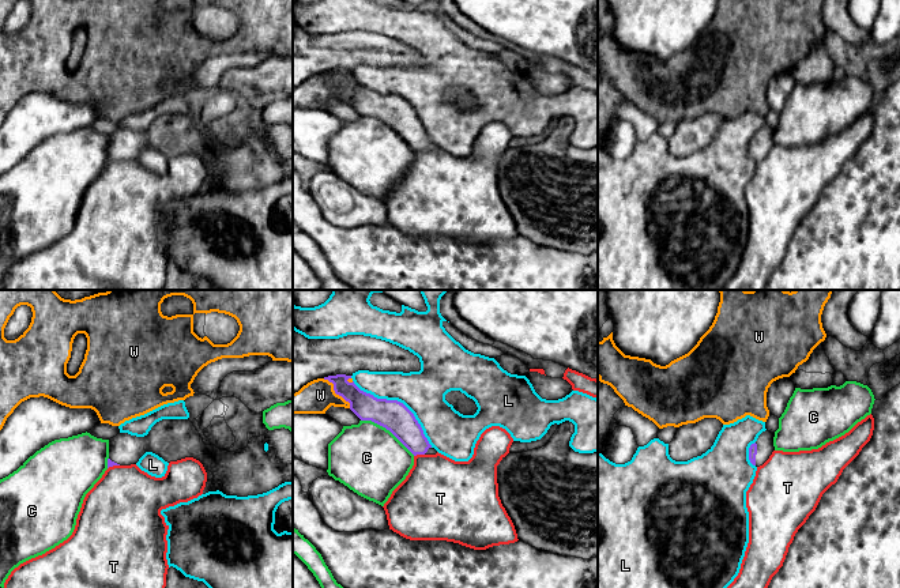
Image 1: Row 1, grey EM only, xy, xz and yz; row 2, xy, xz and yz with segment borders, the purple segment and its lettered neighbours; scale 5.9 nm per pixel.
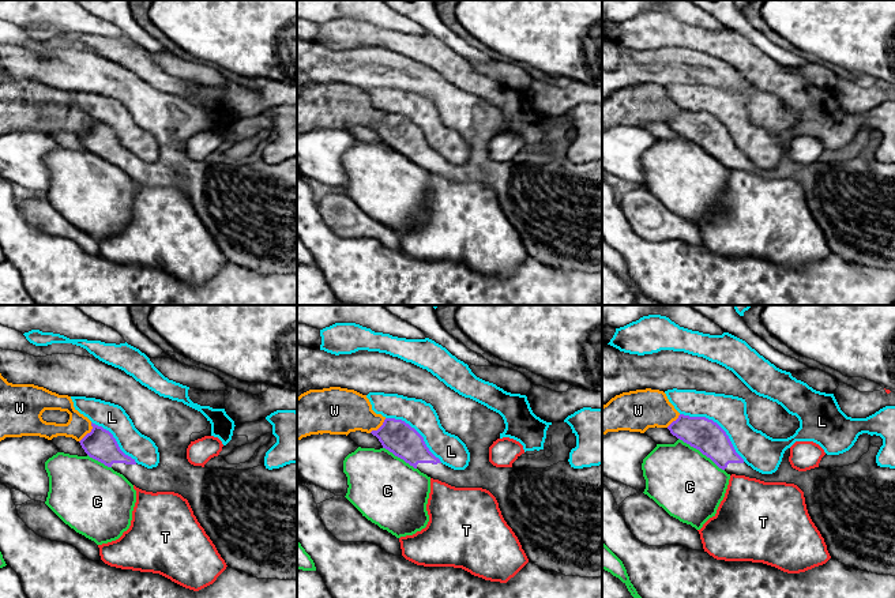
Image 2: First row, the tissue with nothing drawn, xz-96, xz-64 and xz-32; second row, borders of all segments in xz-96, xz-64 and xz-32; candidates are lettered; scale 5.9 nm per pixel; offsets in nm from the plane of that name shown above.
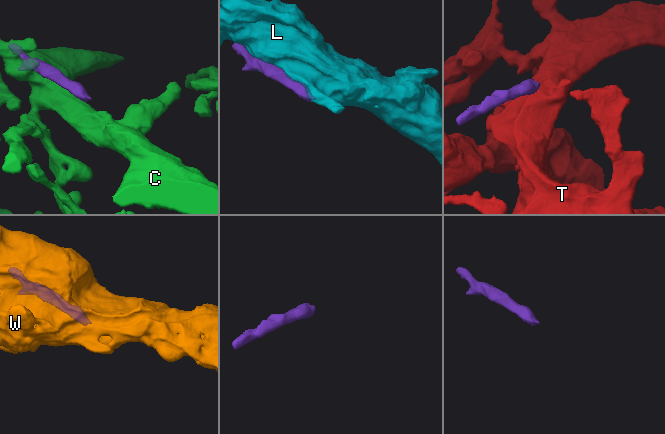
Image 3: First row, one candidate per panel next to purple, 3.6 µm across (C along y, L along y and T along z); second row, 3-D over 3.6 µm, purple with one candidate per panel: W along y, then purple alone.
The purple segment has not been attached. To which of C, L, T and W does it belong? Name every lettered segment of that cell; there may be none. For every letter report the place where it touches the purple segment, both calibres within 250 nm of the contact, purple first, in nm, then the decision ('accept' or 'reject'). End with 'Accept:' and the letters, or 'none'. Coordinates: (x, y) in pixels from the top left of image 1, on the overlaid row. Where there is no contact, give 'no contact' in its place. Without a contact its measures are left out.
C: meets purple in xz at (388, 429); 180 nm thick on the purple side, 420 nm on the other; reject
L: meets purple in xz at (399, 402); 180 nm thick on the purple side, 260 nm on the other; reject
T: meets purple in xz at (418, 453); 170 nm thick on the purple side, 400 nm on the other; reject
W: meets purple in xz at (335, 392); 160 nm thick on the purple side, 190 nm on the other; reject
Accept: none

